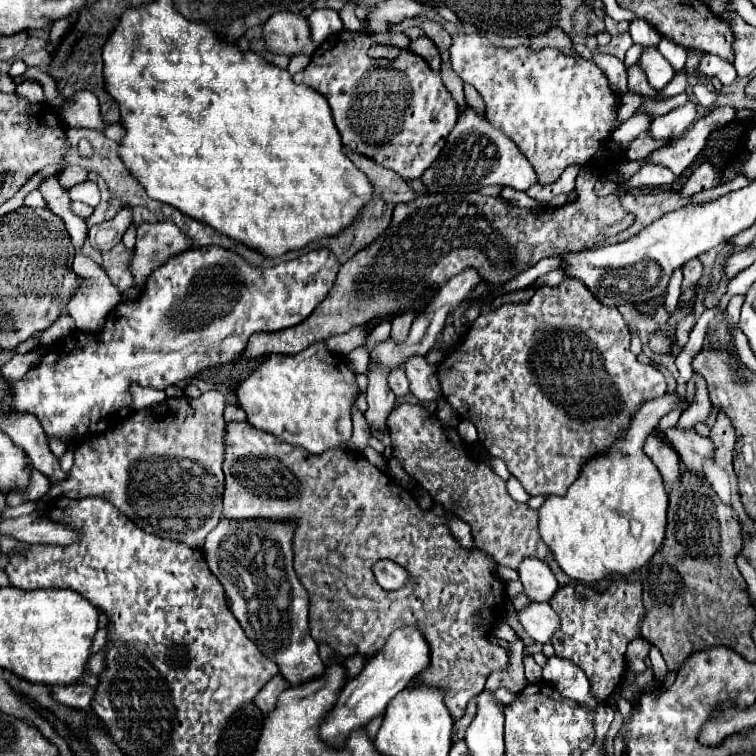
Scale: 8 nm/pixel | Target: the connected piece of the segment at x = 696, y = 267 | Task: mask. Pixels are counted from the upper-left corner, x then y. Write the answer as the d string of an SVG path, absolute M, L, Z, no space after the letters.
M689 261L683 269L683 285L681 293L685 293L689 287L695 287L703 275L703 263L701 261Z

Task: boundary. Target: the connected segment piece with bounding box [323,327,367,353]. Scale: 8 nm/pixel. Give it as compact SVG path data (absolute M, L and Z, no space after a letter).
M355 327L351 329L349 333L345 335L335 335L335 337L329 337L325 339L325 347L335 353L335 351L353 351L357 349L359 345L365 343L365 337L367 337L367 329L361 329L361 327Z

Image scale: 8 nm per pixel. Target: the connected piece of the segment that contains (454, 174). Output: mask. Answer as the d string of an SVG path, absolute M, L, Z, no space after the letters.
M469 107L459 117L441 155L423 173L421 181L429 187L429 193L471 193L485 185L507 185L517 191L527 191L539 183L533 165L525 161L517 145L507 135L491 127L487 119L477 117Z

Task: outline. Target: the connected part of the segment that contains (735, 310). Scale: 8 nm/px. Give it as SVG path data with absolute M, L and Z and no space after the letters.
M741 295L731 297L731 301L727 305L727 327L729 327L729 333L731 333L731 329L737 329L737 317L739 317L741 305L743 305L743 297Z

